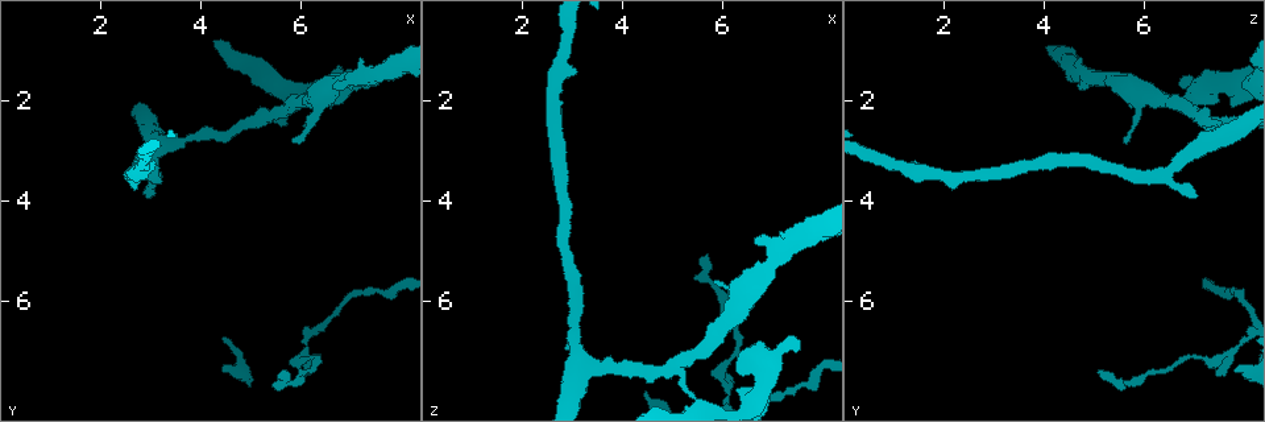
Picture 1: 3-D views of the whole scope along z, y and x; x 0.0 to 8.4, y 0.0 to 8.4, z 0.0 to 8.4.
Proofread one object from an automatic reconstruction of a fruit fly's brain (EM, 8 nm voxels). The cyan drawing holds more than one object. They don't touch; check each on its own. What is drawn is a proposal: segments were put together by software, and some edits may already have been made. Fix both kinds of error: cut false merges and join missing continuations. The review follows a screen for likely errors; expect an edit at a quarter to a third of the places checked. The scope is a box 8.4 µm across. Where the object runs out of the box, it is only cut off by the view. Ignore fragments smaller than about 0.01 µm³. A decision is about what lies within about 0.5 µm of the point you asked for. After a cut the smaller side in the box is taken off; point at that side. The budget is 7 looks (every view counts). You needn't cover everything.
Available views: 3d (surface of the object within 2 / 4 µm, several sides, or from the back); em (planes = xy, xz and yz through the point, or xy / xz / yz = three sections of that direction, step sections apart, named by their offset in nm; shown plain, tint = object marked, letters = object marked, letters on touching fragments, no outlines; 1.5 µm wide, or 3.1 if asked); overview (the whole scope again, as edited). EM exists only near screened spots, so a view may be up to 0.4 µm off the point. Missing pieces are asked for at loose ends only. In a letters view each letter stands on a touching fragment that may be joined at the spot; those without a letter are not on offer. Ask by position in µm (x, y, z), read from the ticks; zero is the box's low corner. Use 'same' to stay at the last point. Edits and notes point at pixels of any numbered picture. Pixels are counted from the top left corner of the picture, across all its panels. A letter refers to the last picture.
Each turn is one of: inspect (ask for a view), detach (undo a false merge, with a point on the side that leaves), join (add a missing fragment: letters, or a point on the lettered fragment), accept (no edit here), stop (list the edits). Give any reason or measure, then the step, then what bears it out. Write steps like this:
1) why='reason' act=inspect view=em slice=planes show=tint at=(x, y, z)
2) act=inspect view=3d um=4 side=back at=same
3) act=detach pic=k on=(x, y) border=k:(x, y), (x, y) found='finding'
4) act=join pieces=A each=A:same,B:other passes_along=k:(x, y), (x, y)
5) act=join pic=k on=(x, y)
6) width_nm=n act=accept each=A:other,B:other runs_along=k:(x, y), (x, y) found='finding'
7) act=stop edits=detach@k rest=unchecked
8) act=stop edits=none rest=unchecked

why='a narrow waist' act=inspect view=3d um=4 at=(6.15, 6.90, 7.75)

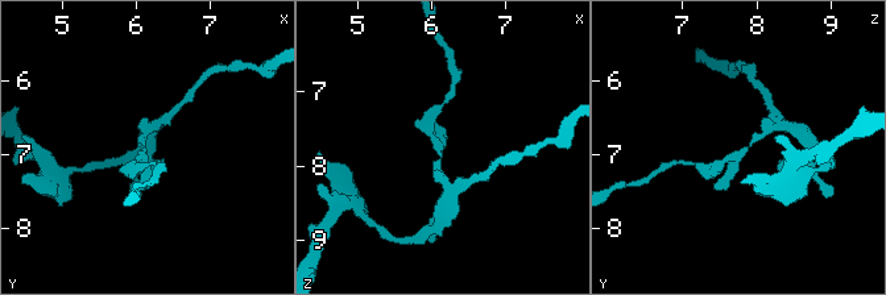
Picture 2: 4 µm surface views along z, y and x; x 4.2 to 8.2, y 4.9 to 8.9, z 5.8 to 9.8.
act=inspect view=em slice=planes show=letters at=(6.10, 6.95, 7.80)

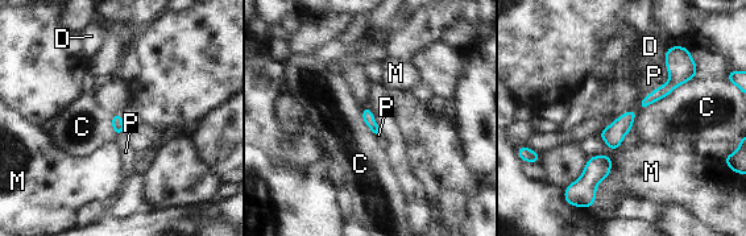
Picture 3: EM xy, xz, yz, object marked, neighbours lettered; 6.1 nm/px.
longest_contact=C:550nm act=accept each=C:other,D:other,M:other,P:other found='one neuron here'

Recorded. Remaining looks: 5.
why='tapers out' act=inspect view=em slice=planes show=letters at=(5.70, 7.40, 5.10)

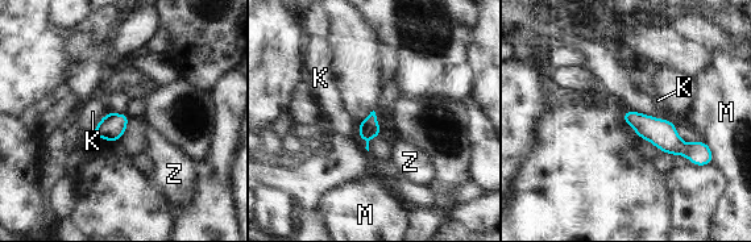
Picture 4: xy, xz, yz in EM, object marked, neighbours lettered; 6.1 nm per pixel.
act=accept each=K:other,M:other,Z:other runs_along=4:(626, 116), (695, 157) found='no lettered fragment goes on from it'

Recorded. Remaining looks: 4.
act=inspect view=em slice=planes show=letters at=(7.60, 1.65, 6.85)

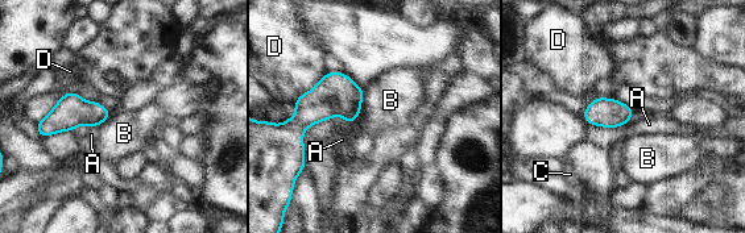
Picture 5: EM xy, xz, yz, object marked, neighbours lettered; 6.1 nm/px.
act=accept each=A:other,B:other,C:other,D:other border=5:(364, 88), (360, 113), (350, 123) found='no lettered fragment goes on from it'

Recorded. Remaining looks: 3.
act=stop edits=none rest=unchecked

